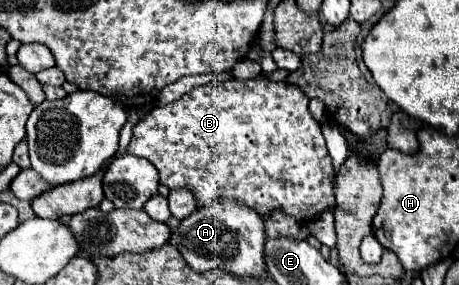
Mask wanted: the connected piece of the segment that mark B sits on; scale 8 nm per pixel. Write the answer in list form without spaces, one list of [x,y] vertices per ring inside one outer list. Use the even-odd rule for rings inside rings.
[[[264,75],[248,81],[210,81],[174,103],[148,111],[132,129],[128,153],[154,163],[160,185],[166,185],[170,191],[184,187],[194,193],[198,207],[226,197],[252,207],[264,221],[276,209],[296,221],[308,221],[324,211],[334,211],[332,159],[320,123],[312,117],[308,103],[310,99],[298,87],[284,81],[270,81]]]

